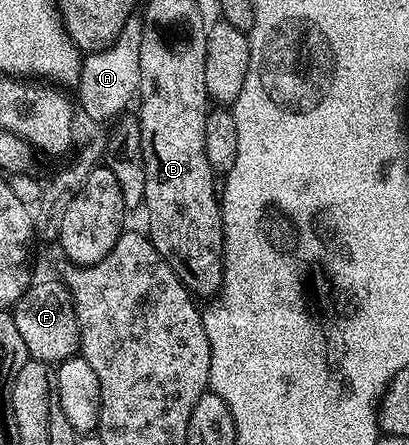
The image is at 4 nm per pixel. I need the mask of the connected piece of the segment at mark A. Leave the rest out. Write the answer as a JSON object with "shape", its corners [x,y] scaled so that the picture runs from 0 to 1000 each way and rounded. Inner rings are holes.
{"shape":[[[320,38],[306,52],[296,81],[257,115],[218,117],[200,135],[196,173],[186,189],[193,247],[230,272],[286,265],[335,211],[342,178],[342,94],[350,90],[352,52]]]}

